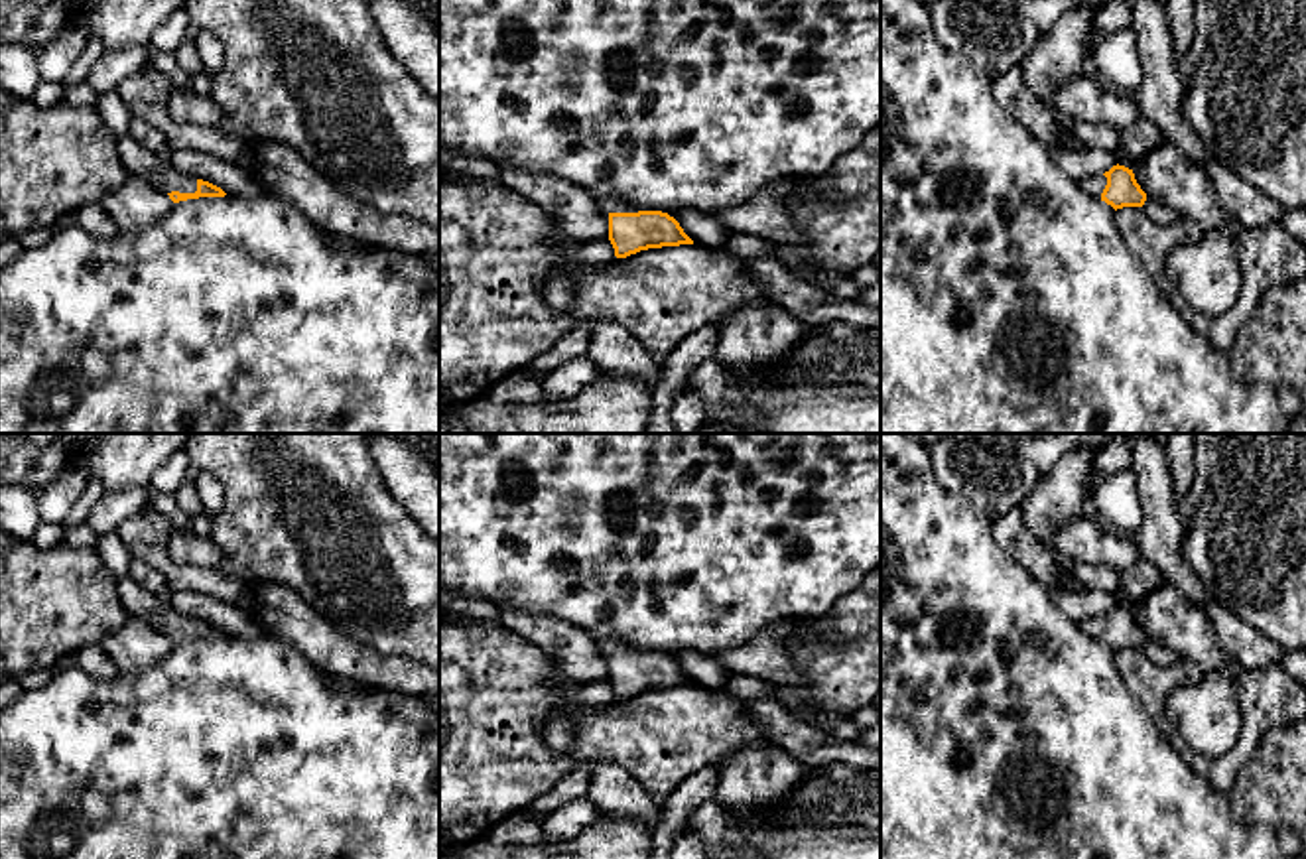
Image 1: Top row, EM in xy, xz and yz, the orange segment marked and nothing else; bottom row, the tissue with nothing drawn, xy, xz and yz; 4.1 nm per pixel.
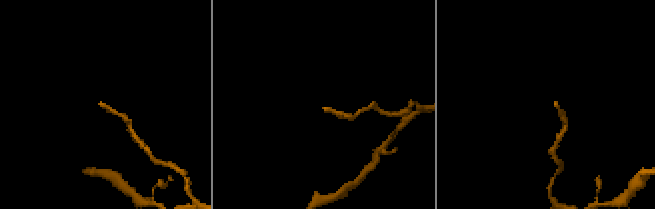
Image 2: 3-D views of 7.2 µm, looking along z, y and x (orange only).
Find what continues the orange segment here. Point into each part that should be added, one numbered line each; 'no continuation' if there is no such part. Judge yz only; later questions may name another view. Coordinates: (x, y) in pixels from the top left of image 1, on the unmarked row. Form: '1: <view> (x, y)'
1: yz (1096, 625)

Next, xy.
1: xy (136, 599)

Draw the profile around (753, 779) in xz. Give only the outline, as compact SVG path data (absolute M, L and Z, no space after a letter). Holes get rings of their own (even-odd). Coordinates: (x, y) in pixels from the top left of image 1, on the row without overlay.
M772 743L737 749L717 768L715 798L735 816L764 814L778 806L808 772Z

